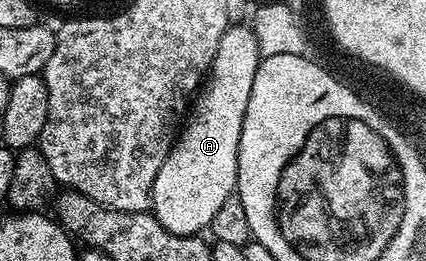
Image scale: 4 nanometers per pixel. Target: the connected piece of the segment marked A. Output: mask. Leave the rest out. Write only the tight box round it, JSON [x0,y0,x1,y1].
[150,23,260,236]

